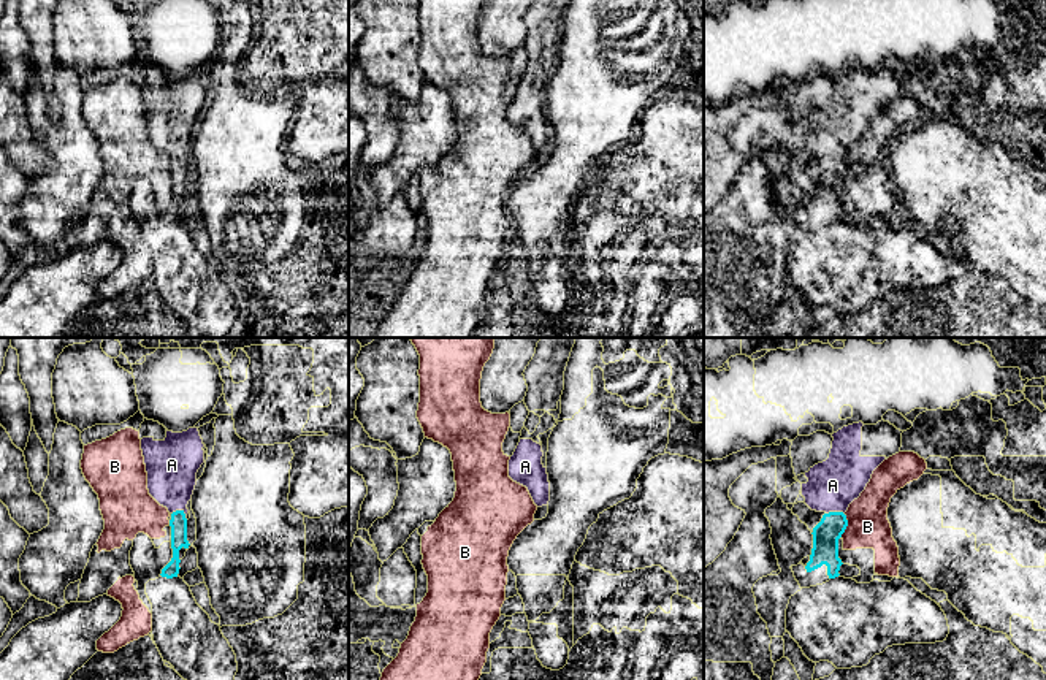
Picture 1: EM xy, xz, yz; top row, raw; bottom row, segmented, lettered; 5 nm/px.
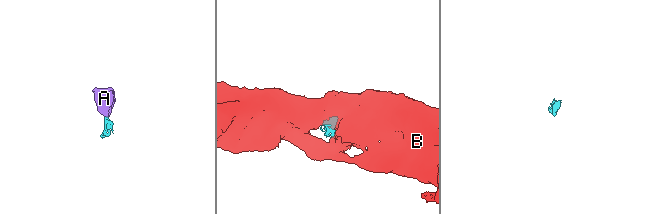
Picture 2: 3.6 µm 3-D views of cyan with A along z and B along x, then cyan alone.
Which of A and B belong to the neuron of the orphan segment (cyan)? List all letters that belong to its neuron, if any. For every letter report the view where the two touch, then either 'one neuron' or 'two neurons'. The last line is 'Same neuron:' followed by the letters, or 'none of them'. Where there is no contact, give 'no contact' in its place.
A: xy | one neuron
B: yz | two neurons
Same neuron: A

